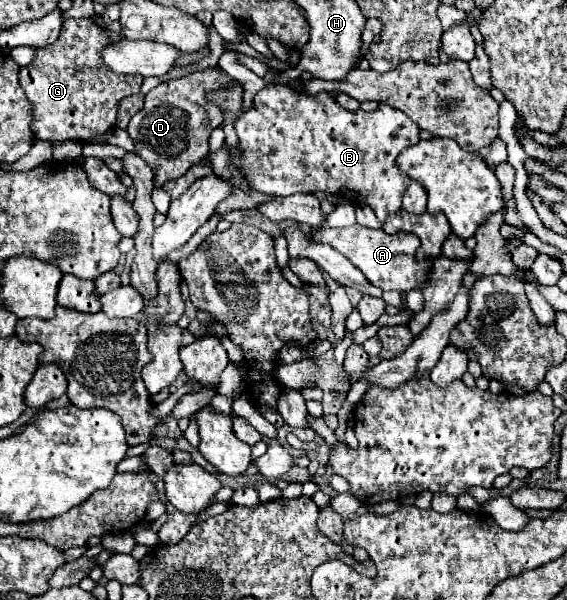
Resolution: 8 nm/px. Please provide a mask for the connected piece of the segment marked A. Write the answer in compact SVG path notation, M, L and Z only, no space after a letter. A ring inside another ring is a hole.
M363 225L351 227L321 227L311 233L315 243L327 243L345 255L357 269L365 273L365 277L379 287L381 291L401 291L407 293L411 289L419 289L425 283L425 275L431 267L431 261L417 261L415 251L419 247L419 239L413 233L395 233L389 235L383 229L369 229Z

